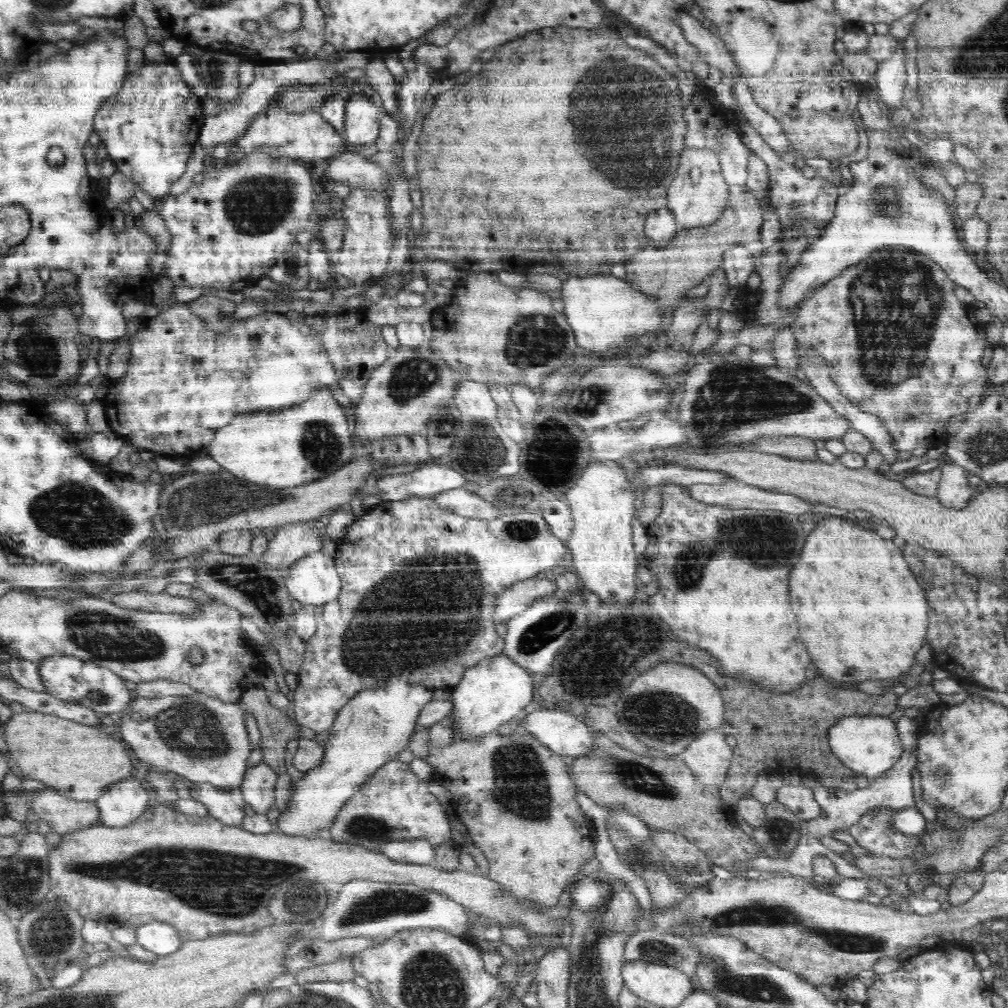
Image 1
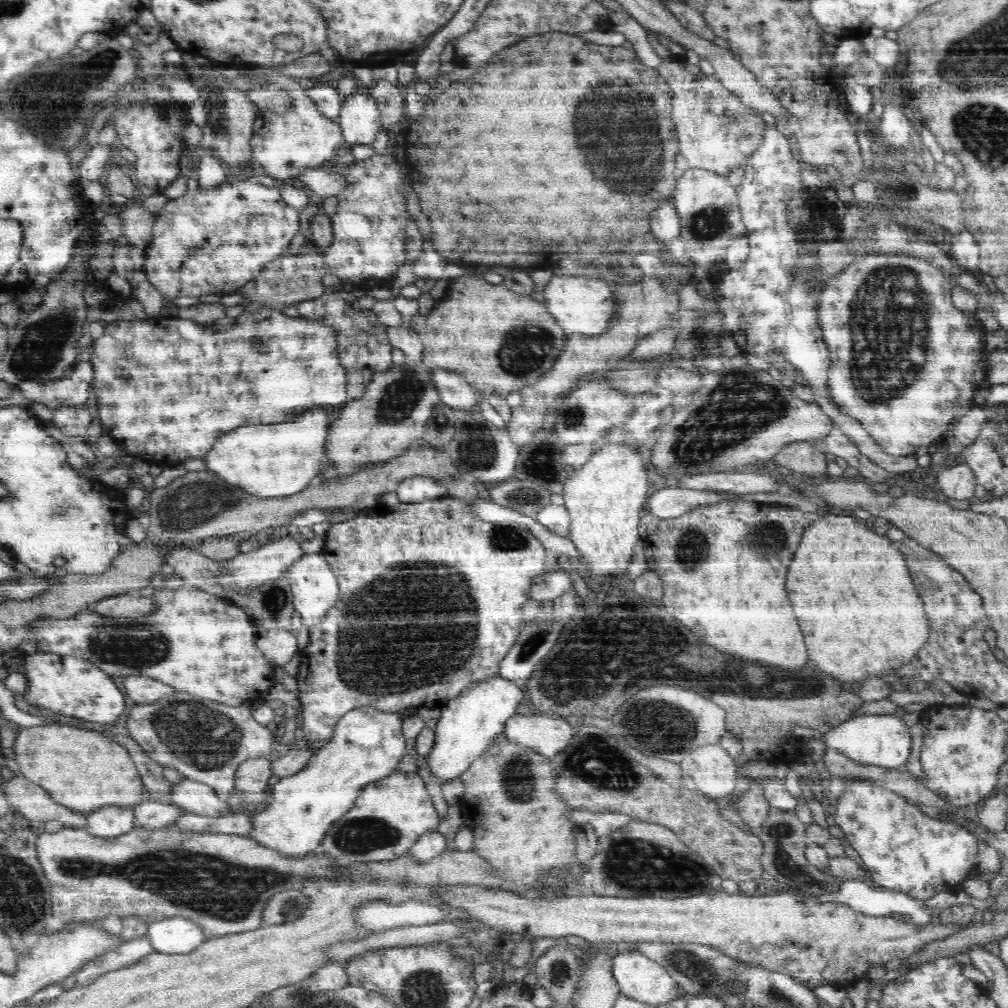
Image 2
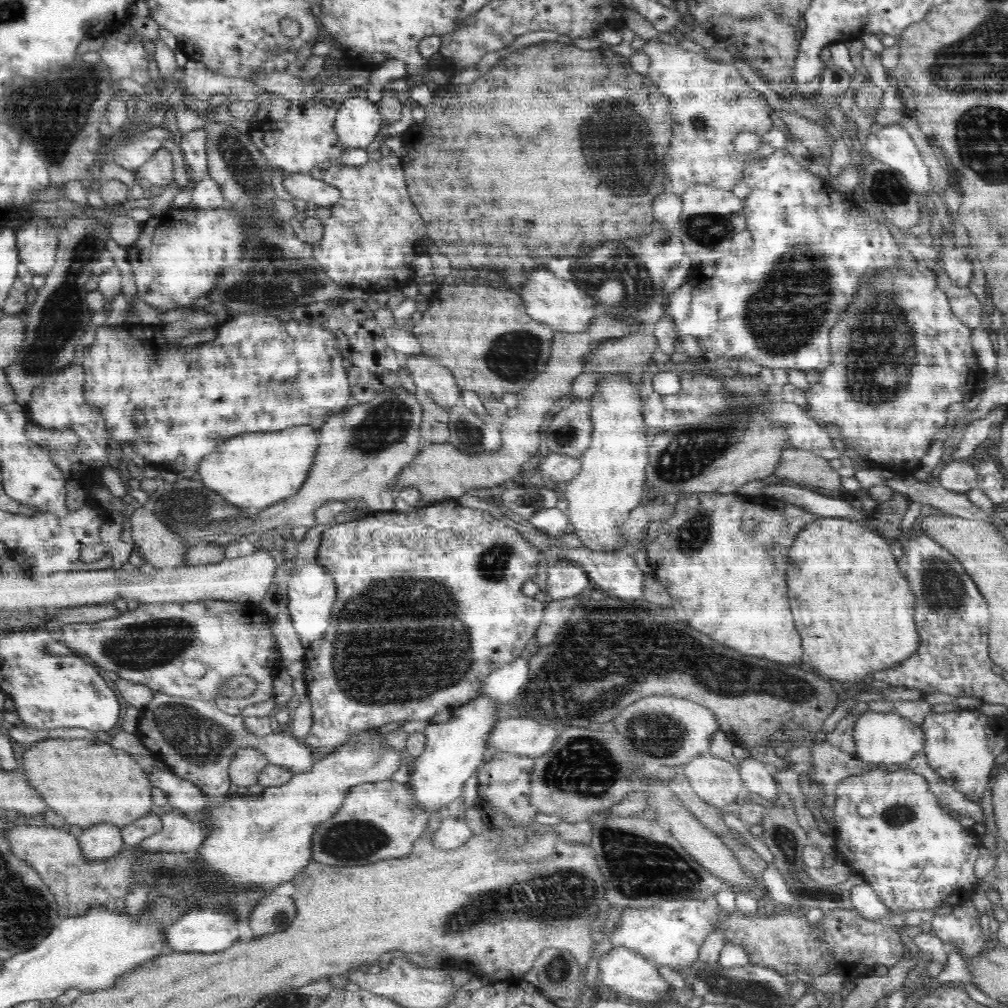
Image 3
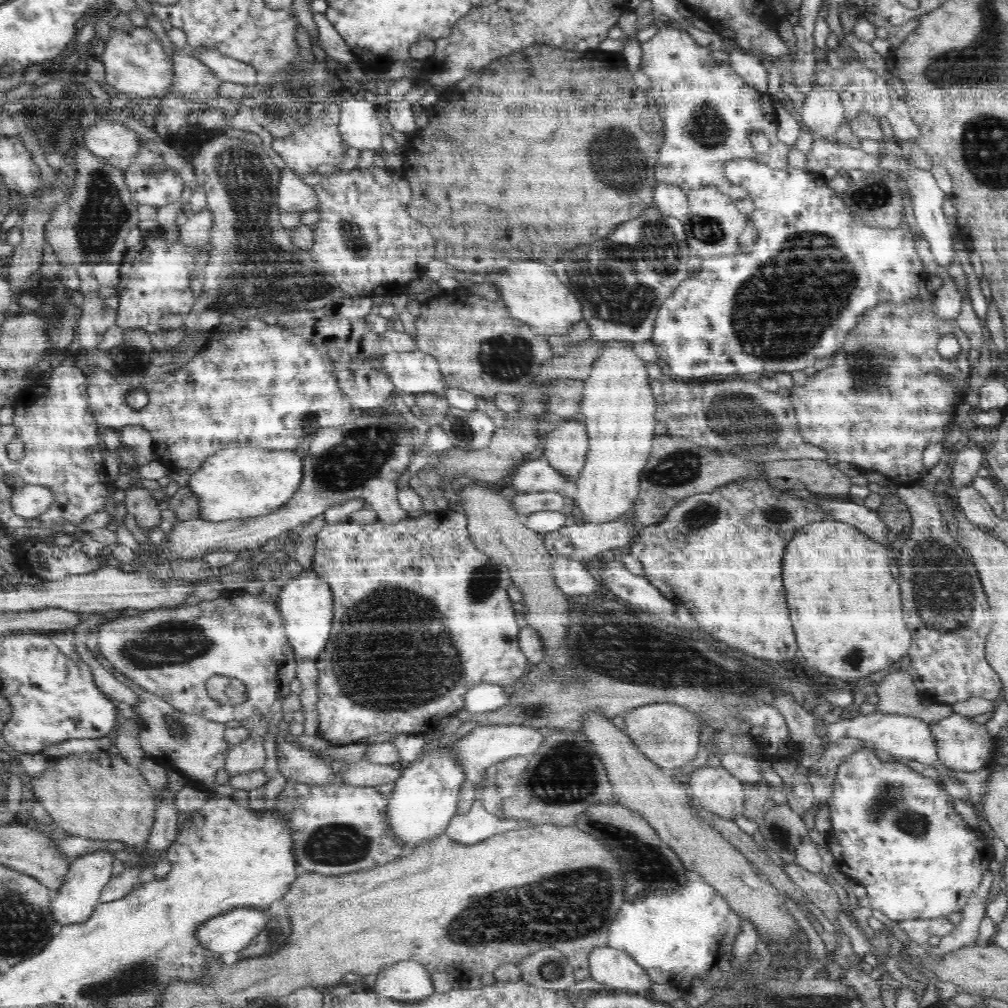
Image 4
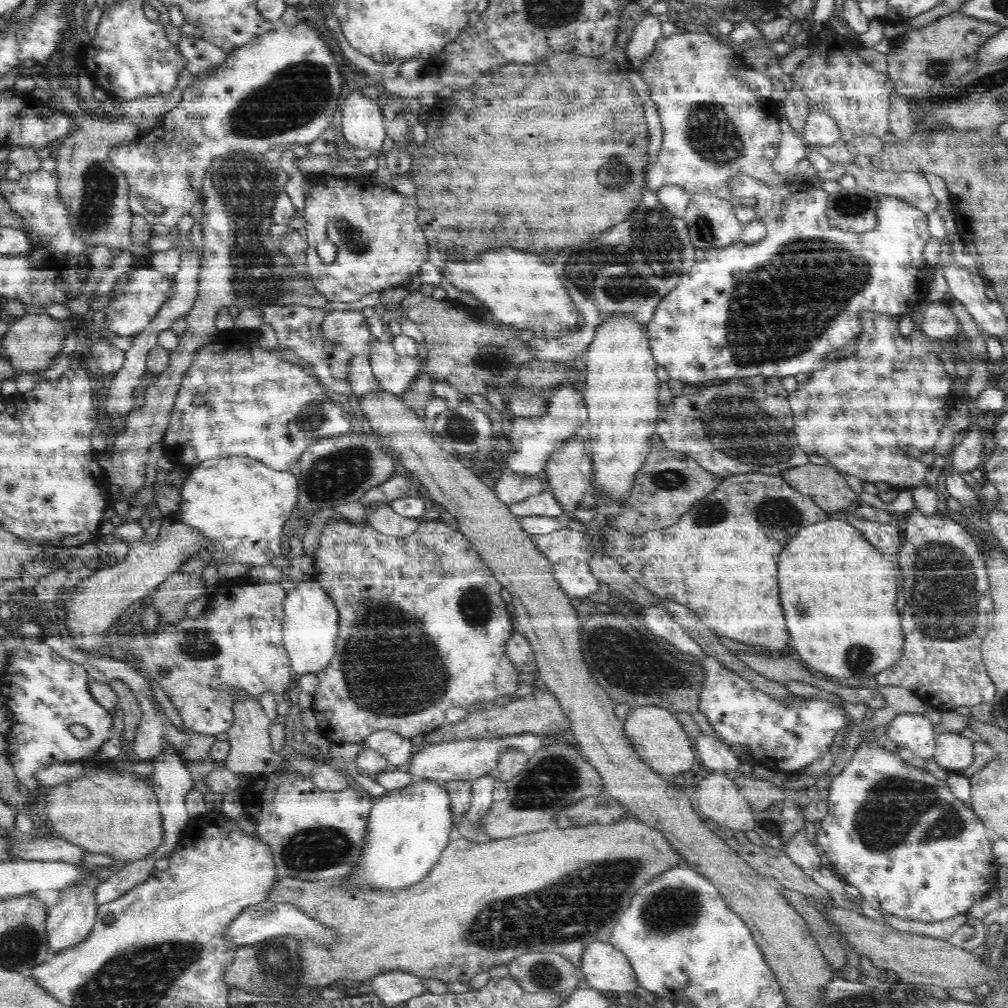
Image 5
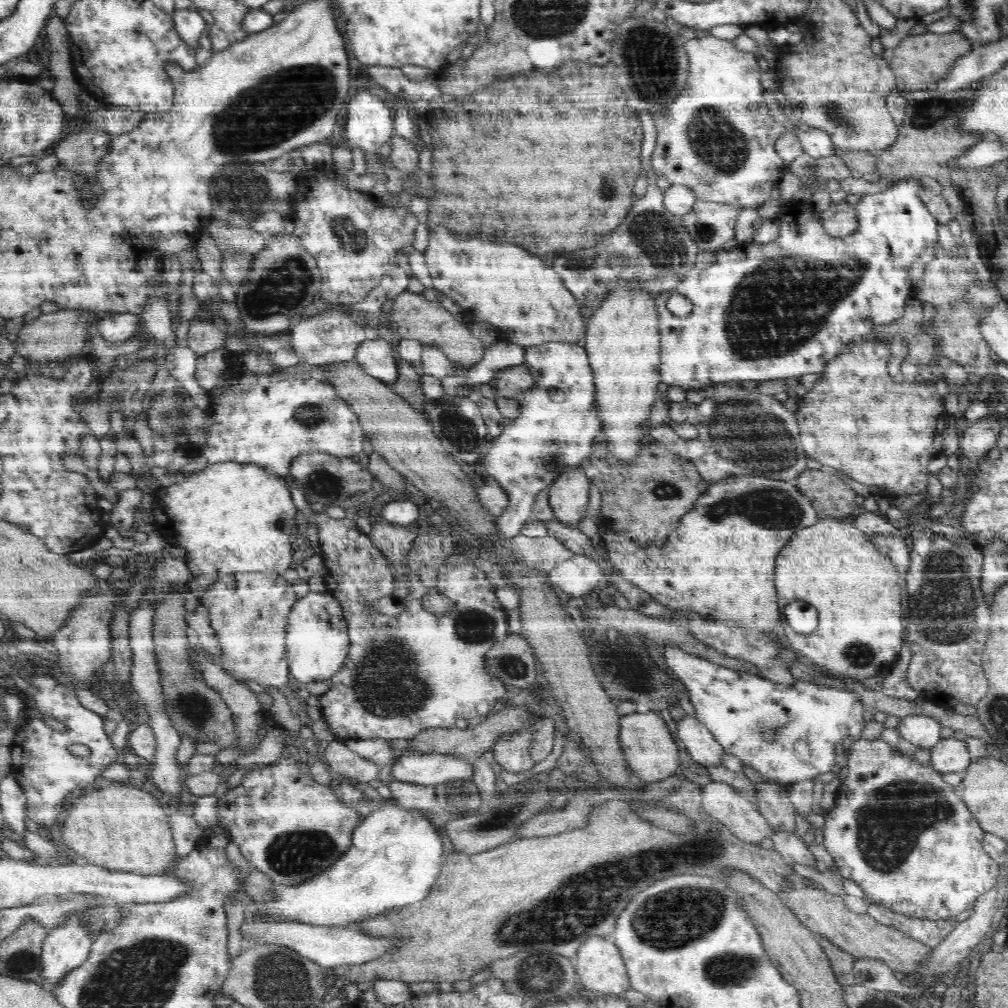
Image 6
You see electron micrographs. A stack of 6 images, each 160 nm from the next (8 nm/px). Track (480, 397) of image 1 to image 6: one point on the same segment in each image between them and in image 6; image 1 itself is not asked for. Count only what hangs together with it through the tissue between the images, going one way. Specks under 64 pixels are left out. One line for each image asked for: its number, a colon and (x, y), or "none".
2: (452, 387)
3: (427, 373)
4: (414, 372)
5: (395, 373)
6: (375, 357)

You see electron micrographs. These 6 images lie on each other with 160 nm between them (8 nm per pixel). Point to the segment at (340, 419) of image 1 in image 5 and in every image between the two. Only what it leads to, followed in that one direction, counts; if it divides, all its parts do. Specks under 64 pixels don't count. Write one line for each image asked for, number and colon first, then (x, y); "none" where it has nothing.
2: (267, 460)
3: (254, 471)
4: (236, 483)
5: (241, 505)

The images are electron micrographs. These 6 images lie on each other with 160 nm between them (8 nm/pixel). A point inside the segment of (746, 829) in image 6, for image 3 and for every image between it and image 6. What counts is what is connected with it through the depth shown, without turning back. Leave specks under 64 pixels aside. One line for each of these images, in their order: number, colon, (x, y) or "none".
3: (716, 781)
4: (715, 789)
5: (720, 799)

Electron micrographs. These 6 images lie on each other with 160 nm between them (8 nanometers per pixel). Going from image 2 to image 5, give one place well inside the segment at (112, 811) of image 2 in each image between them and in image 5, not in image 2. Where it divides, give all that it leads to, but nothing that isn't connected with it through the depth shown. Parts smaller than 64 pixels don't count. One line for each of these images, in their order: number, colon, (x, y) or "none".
3: (100, 841)
4: (75, 901)
5: (70, 921)

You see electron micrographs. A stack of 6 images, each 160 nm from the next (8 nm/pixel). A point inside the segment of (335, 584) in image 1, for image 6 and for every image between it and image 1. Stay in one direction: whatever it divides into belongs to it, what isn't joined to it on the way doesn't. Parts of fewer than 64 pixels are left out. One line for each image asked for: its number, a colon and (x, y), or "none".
2: (314, 587)
3: (312, 591)
4: (306, 602)
5: (310, 630)
6: (317, 643)

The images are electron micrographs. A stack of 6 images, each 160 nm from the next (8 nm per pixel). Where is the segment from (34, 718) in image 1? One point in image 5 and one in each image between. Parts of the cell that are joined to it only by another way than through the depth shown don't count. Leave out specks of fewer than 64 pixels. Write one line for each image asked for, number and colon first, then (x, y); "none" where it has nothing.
2: (82, 770)
3: (86, 781)
4: (100, 797)
5: (108, 812)

